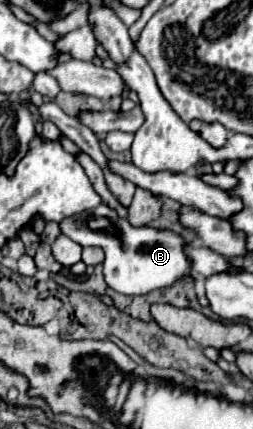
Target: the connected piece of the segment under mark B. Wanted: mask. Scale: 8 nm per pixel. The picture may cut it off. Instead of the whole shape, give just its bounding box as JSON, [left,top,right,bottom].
[61,205,189,295]

